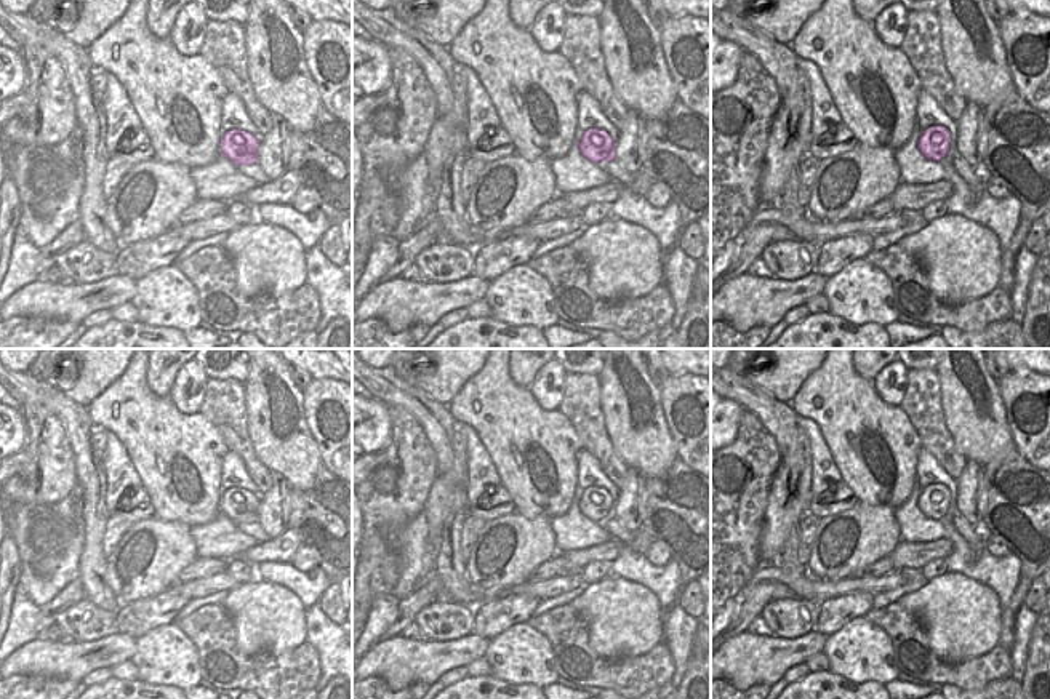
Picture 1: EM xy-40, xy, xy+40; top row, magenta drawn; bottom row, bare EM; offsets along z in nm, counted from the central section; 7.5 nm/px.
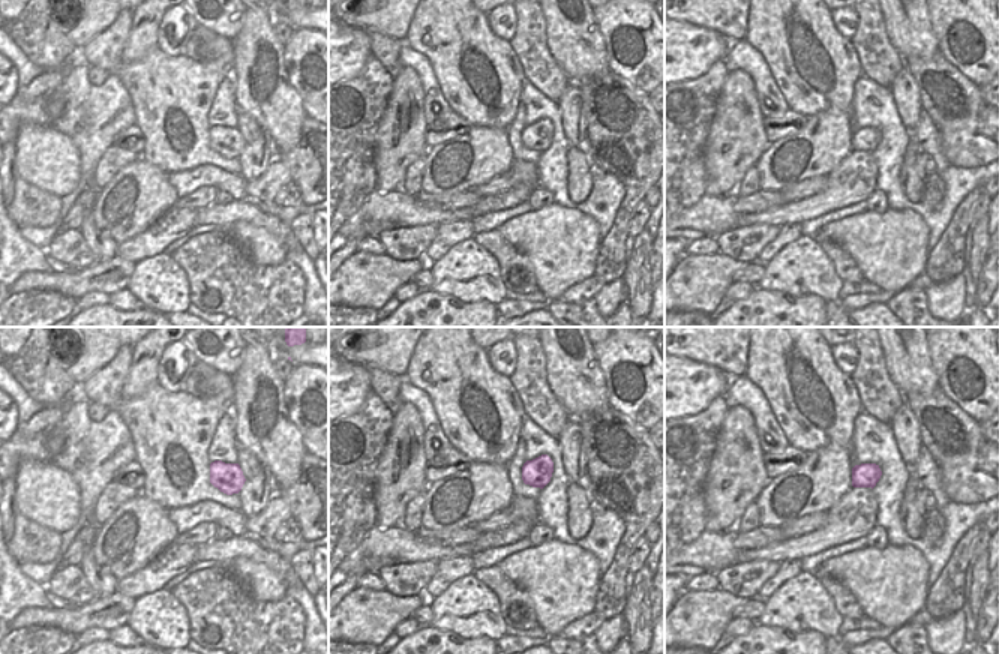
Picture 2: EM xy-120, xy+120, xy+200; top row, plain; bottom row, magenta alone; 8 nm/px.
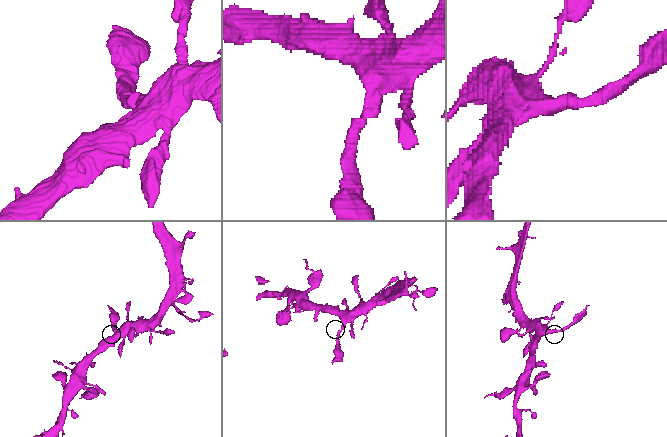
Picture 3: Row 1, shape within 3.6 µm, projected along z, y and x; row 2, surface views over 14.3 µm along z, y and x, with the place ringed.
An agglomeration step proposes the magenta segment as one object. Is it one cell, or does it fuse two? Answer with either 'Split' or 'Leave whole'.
Split

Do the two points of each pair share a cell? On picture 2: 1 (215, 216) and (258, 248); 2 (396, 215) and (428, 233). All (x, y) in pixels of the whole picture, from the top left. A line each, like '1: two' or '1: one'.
1: two
2: two

